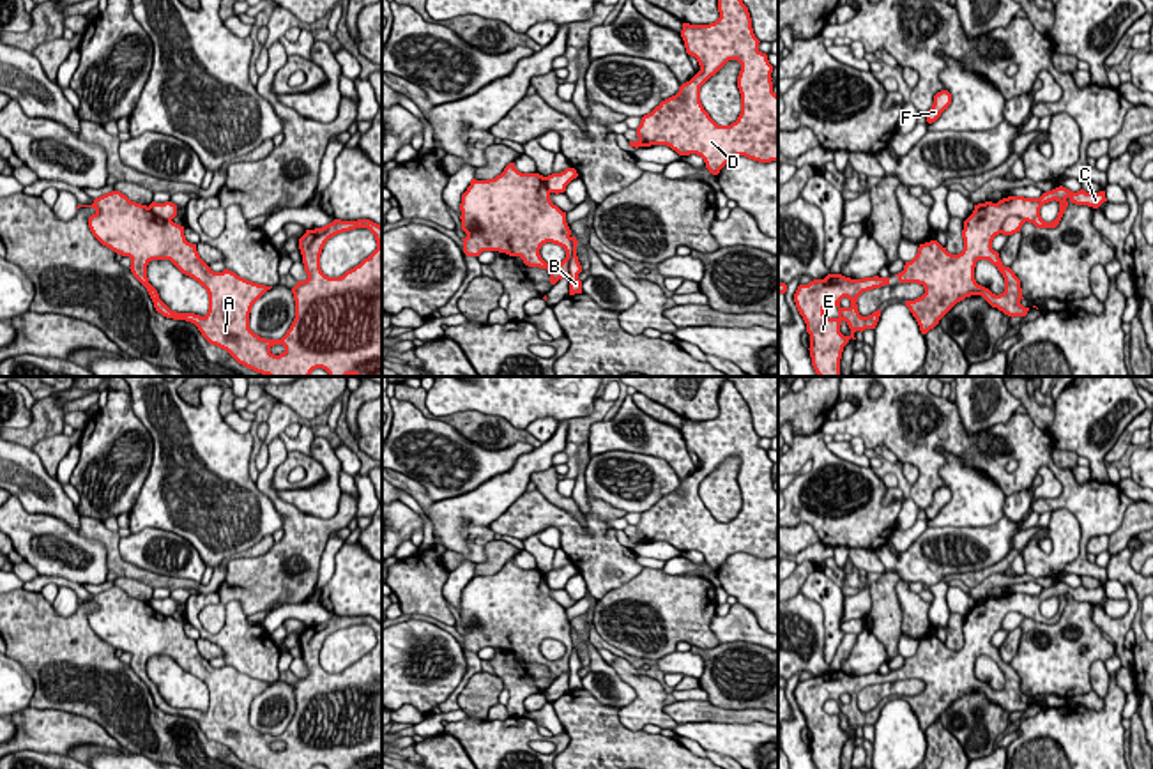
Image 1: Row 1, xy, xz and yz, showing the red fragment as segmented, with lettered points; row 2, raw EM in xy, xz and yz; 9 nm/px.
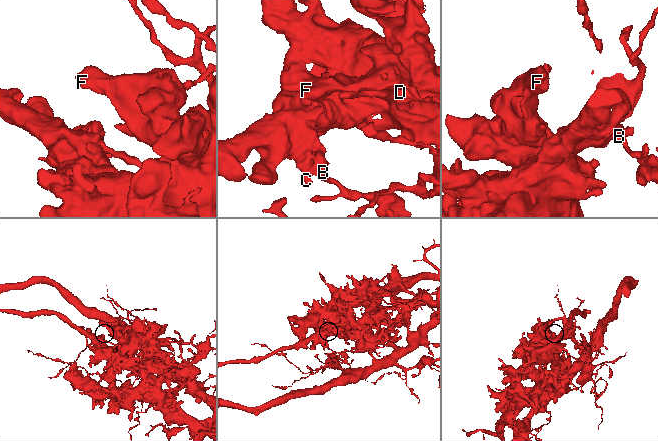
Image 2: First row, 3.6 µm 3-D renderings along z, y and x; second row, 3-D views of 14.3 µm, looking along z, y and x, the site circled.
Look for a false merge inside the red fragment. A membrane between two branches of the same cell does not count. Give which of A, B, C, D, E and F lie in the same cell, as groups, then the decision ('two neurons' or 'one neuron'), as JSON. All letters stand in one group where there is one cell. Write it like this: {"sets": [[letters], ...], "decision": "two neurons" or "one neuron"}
{"sets": [["A", "C", "D", "E", "F"], ["B"]], "decision": "two neurons"}

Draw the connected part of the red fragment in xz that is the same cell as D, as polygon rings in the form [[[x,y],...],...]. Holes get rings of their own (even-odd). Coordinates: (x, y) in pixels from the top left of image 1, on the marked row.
[[[718,0],[720,18],[709,25],[683,23],[681,37],[686,53],[695,57],[700,71],[679,87],[679,92],[661,101],[651,113],[644,115],[637,127],[637,141],[630,147],[667,145],[679,156],[697,154],[704,159],[709,173],[720,170],[737,156],[759,163],[778,161],[778,95],[773,92],[773,65],[759,49],[759,39],[752,28],[752,18],[743,0]],[[729,60],[737,60],[741,71],[737,88],[741,94],[741,113],[730,126],[718,126],[700,103],[700,87],[714,76]]]

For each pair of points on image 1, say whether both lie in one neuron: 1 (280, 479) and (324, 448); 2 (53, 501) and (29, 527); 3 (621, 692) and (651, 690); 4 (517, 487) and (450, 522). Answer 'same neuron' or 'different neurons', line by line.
1: different neurons
2: different neurons
3: different neurons
4: same neuron

